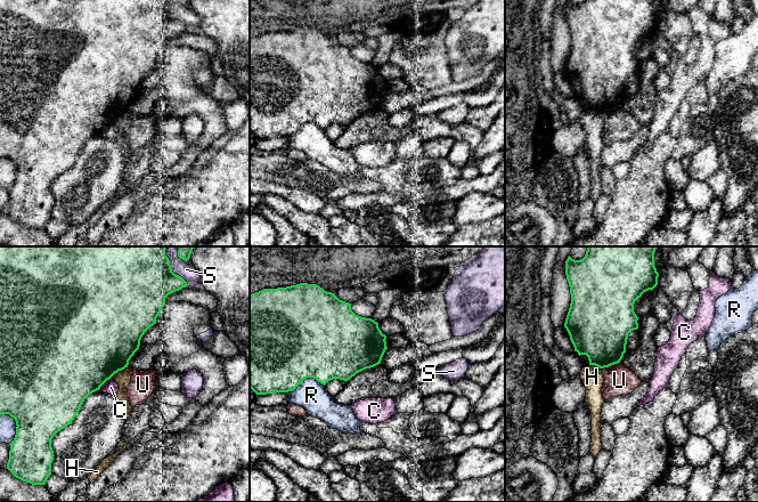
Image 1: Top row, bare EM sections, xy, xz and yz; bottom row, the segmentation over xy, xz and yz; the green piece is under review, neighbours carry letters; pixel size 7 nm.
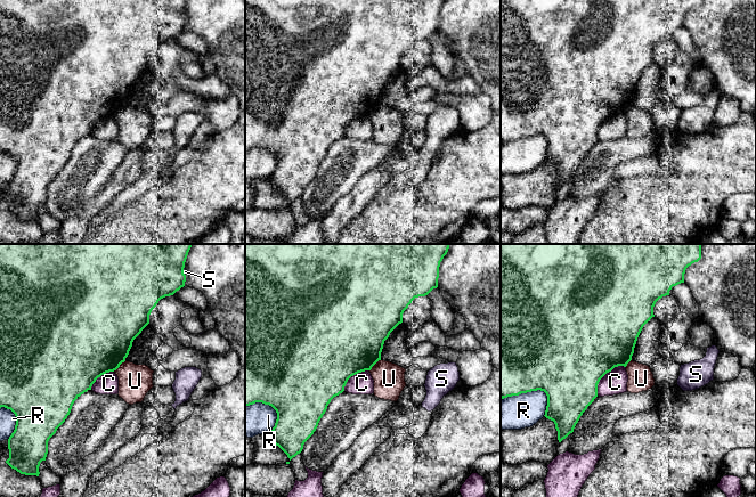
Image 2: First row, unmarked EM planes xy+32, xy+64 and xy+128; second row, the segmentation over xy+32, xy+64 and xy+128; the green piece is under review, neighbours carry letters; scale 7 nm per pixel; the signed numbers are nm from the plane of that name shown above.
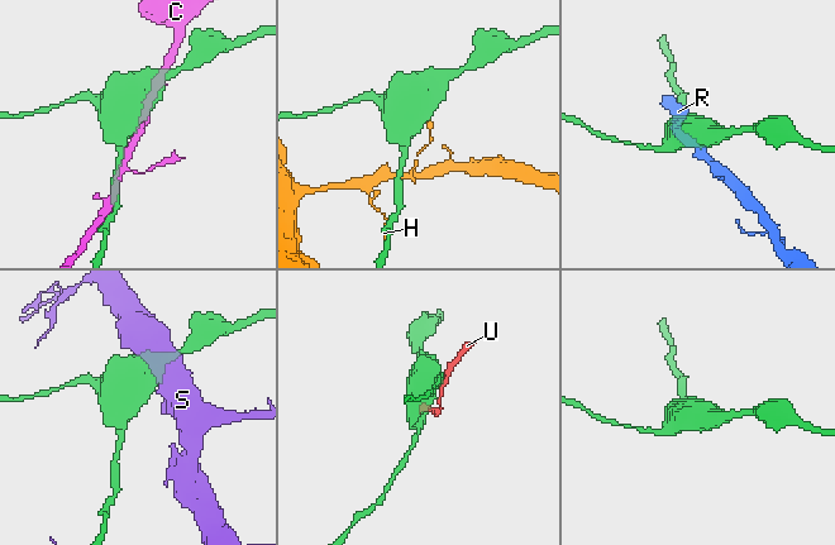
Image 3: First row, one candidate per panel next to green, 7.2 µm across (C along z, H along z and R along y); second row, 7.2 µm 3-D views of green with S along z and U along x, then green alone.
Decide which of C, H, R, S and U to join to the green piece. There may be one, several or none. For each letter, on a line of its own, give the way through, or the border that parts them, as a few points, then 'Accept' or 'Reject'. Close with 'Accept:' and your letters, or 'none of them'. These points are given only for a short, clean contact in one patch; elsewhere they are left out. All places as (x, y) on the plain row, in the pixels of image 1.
C: Reject
H: Reject
R: Reject
S: Reject
U: Boundary: yz (619, 106), (601, 113). Reject
Accept: none of them

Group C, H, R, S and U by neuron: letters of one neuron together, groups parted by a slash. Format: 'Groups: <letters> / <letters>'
Groups: C / H / R / S / U

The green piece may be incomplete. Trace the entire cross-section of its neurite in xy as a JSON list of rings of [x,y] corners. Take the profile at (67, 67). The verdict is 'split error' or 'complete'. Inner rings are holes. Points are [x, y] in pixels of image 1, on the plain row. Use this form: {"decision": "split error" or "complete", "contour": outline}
{"decision": "complete", "contour": [[[0,0],[0,160],[9,159],[16,165],[16,179],[14,185],[9,188],[9,204],[7,213],[14,219],[14,221],[30,227],[32,229],[46,229],[48,221],[51,219],[51,208],[54,205],[54,195],[51,192],[51,184],[54,180],[72,168],[74,162],[80,155],[84,144],[92,137],[100,133],[100,131],[109,124],[115,118],[124,114],[129,110],[129,105],[139,94],[140,84],[145,76],[156,68],[156,63],[160,59],[165,48],[165,42],[188,31],[187,26],[179,19],[172,16],[170,5],[166,0]]]}

